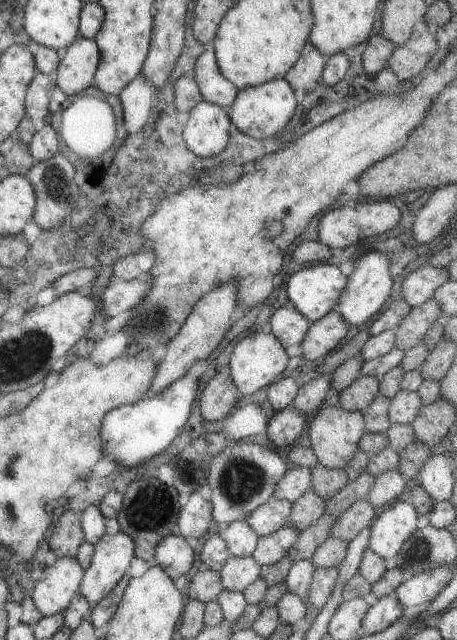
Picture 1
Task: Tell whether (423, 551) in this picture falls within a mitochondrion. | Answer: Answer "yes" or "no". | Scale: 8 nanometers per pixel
yes

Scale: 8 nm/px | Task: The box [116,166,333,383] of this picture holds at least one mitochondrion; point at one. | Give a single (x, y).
(158, 321)

